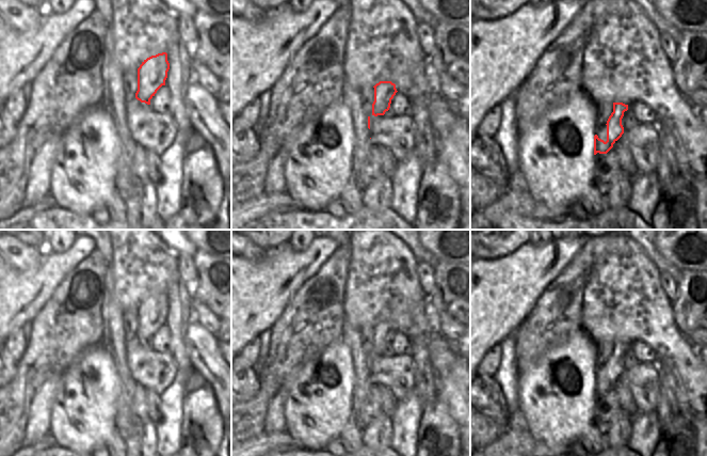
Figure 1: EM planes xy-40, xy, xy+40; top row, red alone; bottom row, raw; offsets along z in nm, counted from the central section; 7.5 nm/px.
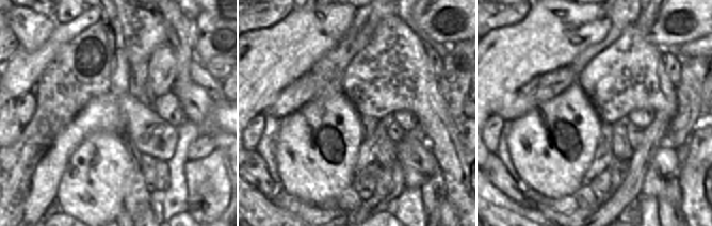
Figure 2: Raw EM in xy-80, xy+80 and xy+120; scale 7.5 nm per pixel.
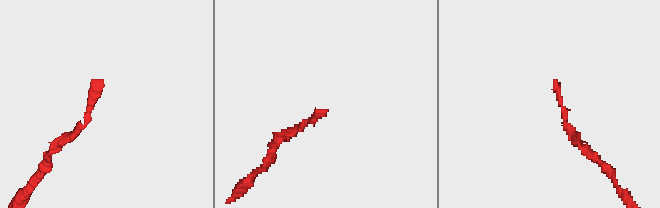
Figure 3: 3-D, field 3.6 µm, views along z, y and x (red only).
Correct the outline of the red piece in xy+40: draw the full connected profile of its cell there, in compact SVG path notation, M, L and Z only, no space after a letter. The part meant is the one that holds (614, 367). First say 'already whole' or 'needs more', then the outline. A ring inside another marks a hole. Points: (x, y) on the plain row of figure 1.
already whole; M613 342L613 351L607 360L607 380L599 378L597 374L594 375L594 394L607 393L613 383L624 373L624 366L622 364L622 358L624 351L628 349L628 344L623 342Z

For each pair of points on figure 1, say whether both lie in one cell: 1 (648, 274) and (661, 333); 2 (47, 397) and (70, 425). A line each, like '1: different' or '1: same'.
1: same
2: different

